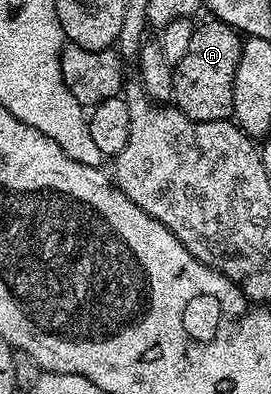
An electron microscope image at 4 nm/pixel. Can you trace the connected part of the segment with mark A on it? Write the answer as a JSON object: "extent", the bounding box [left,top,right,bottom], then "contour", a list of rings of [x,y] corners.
{"extent":[173,22,243,122],"contour":[[[222,22],[199,24],[193,38],[189,38],[189,50],[185,58],[174,65],[173,104],[191,120],[213,122],[226,120],[234,113],[233,86],[237,74],[237,62],[241,58],[243,40],[240,33]]]}

